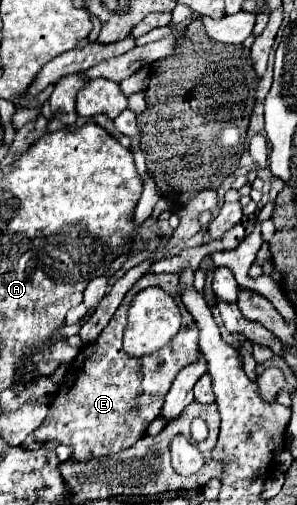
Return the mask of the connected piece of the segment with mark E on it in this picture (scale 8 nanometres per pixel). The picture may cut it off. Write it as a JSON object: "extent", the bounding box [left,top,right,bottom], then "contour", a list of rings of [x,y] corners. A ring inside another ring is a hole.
{"extent":[34,274,200,464],"contour":[[[144,274],[128,290],[120,308],[110,318],[108,326],[100,332],[100,336],[94,342],[84,344],[74,362],[68,366],[66,378],[58,386],[58,392],[50,402],[44,422],[34,430],[36,442],[66,444],[72,448],[70,460],[86,464],[90,460],[126,450],[146,434],[148,424],[162,412],[164,396],[170,390],[170,384],[176,378],[178,370],[194,362],[194,358],[198,358],[200,354],[198,324],[194,322],[192,314],[184,308],[180,292],[182,284],[178,274]],[[146,286],[160,286],[166,294],[170,294],[176,300],[182,312],[182,328],[168,348],[162,348],[148,356],[134,358],[124,354],[124,350],[120,348],[120,338],[122,328],[126,326],[126,310],[134,294],[138,294],[138,290],[144,290]]]}

